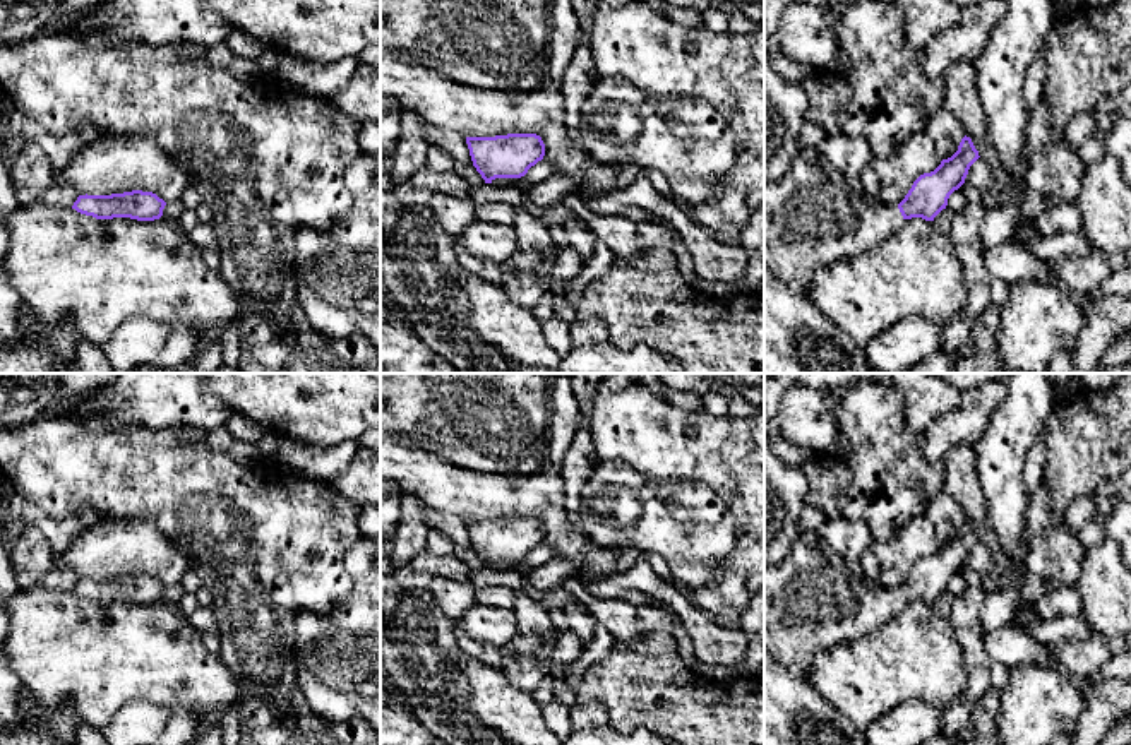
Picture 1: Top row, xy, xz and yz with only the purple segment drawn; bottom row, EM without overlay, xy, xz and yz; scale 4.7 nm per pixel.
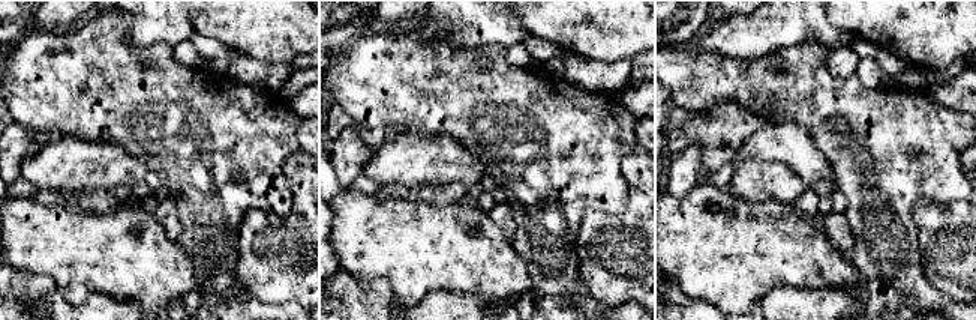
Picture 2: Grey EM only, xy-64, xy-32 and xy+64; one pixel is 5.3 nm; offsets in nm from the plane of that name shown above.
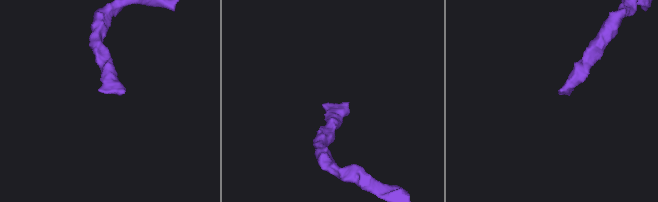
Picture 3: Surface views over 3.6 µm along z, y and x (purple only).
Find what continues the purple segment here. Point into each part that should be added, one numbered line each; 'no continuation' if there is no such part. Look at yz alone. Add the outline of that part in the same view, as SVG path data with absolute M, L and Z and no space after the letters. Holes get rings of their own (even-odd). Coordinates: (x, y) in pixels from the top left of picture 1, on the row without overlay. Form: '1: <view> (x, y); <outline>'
1: yz (814, 598); M804 531L785 558L764 569L764 649L792 675L807 680L817 649L881 629L903 606L898 589L869 581L860 562L840 557L816 531Z

